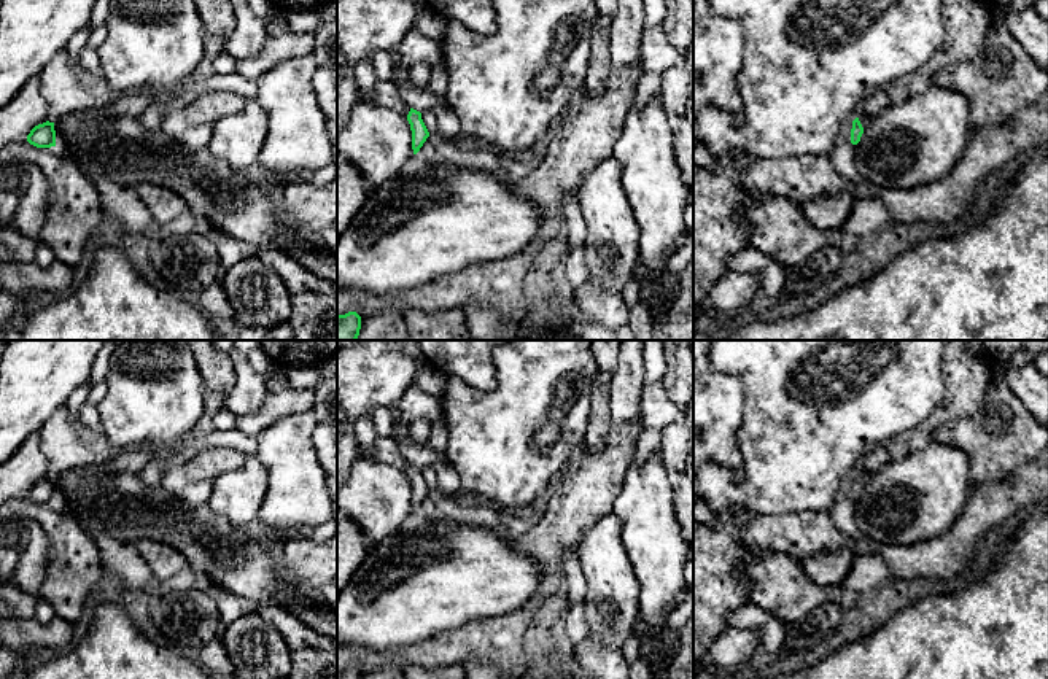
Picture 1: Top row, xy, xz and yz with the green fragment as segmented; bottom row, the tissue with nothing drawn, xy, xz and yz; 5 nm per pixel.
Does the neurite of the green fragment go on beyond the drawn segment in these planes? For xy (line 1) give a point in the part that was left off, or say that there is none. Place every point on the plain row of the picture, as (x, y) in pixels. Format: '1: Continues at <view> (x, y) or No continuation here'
1: No continuation here

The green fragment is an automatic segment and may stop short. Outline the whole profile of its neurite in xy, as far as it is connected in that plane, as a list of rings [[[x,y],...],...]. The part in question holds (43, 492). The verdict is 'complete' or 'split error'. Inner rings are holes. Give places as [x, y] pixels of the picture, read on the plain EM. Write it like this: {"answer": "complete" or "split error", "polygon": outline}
{"answer": "complete", "polygon": [[[43,479],[35,482],[27,491],[27,498],[37,504],[56,502],[56,487],[54,479]]]}

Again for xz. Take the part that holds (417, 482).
{"answer": "complete", "polygon": [[[410,464],[407,471],[407,477],[412,487],[412,506],[413,506],[413,510],[417,510],[420,504],[423,502],[423,499],[426,498],[426,495],[429,493],[429,488],[421,475],[420,468]]]}

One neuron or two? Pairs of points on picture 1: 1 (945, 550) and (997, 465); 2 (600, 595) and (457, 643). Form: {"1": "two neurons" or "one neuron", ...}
{"1": "two neurons", "2": "two neurons"}

